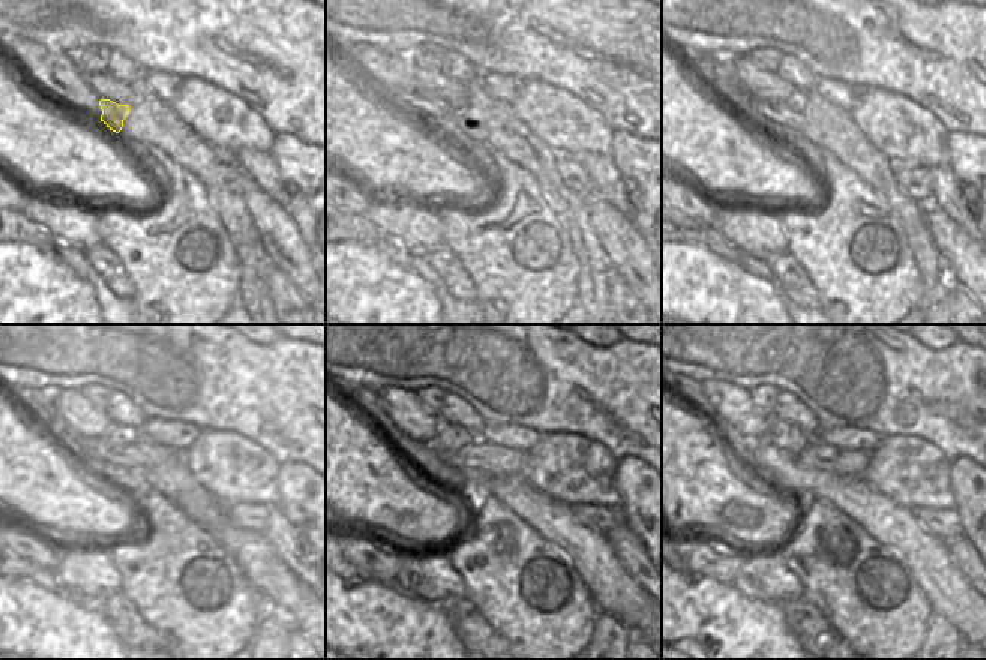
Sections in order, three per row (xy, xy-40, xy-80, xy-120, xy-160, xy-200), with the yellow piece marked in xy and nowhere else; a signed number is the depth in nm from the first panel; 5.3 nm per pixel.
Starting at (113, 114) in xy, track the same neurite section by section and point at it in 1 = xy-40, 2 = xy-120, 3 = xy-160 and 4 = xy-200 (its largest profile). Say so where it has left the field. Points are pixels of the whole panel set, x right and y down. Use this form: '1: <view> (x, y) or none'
1: xy-40 (458, 107)
2: xy-120 (119, 435)
3: xy-160 (450, 435)
4: xy-200 (785, 435)

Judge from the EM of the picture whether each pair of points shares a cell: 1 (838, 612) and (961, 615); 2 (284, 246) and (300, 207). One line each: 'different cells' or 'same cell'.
1: different cells
2: different cells

